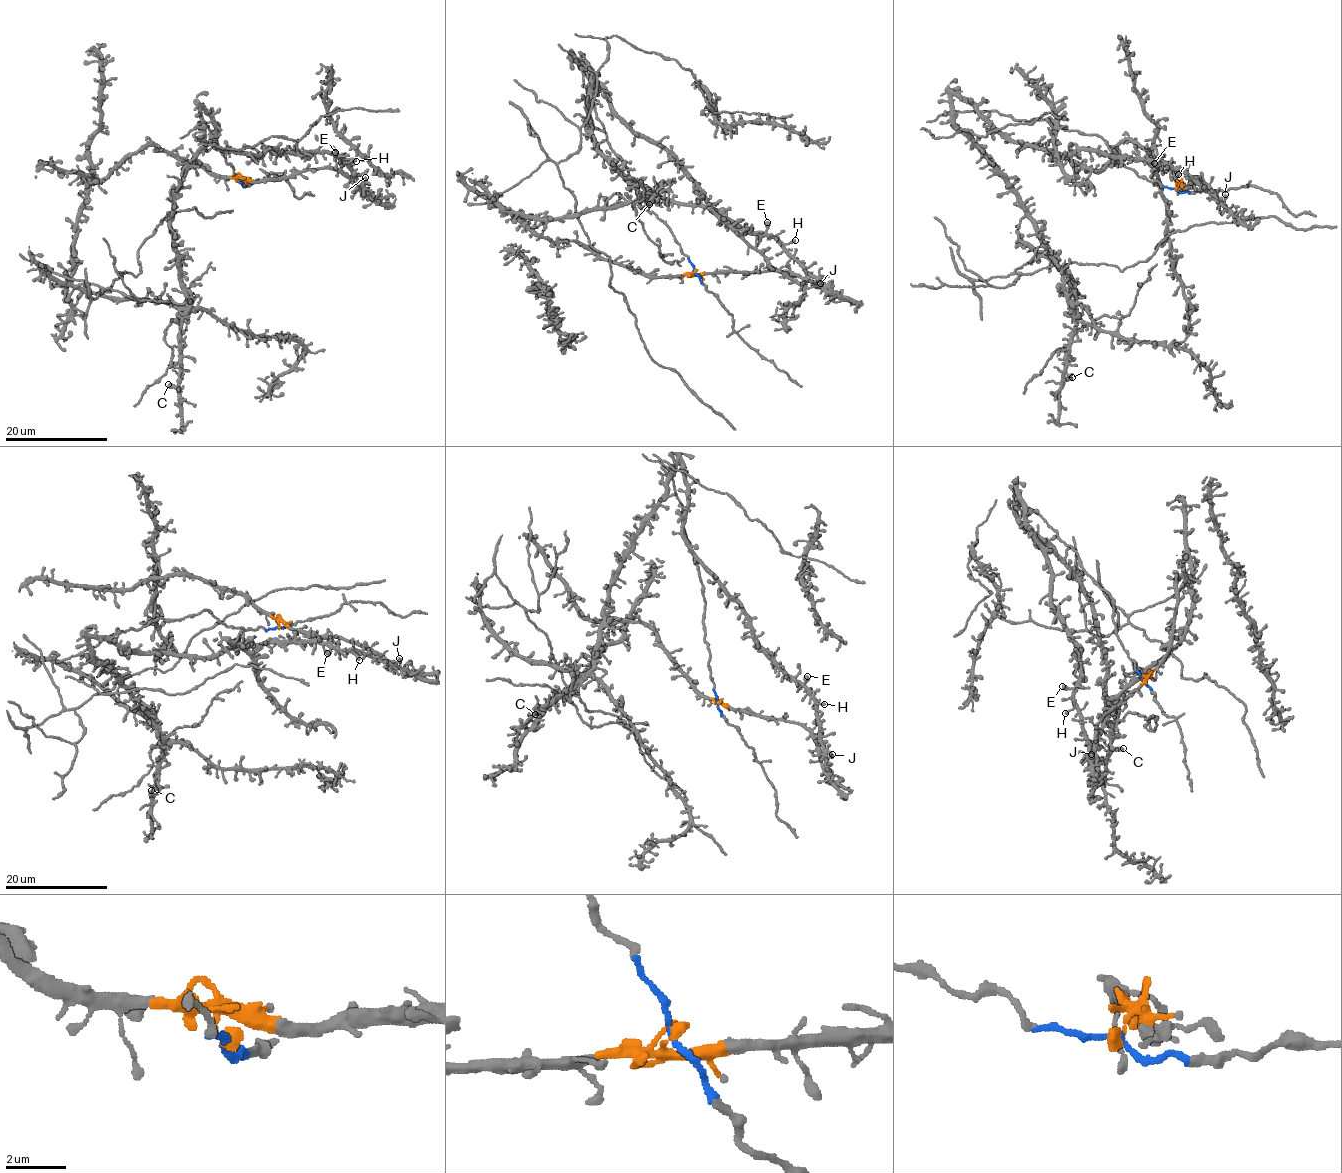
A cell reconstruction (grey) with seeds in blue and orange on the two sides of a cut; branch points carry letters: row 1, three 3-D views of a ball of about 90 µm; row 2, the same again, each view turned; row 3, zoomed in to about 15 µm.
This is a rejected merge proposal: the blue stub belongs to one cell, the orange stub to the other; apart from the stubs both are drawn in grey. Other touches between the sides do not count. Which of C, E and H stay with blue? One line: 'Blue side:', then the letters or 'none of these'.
Blue side: C, E, H

